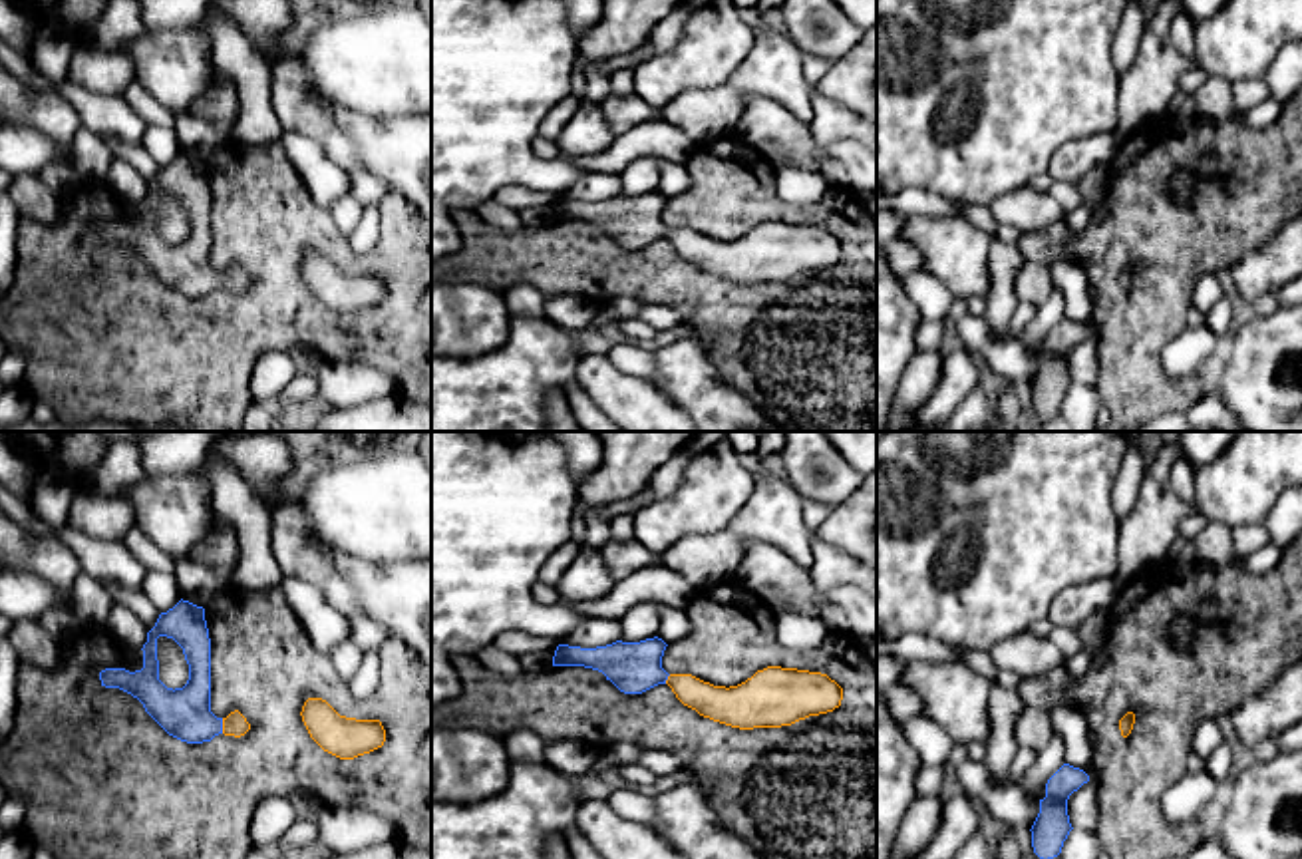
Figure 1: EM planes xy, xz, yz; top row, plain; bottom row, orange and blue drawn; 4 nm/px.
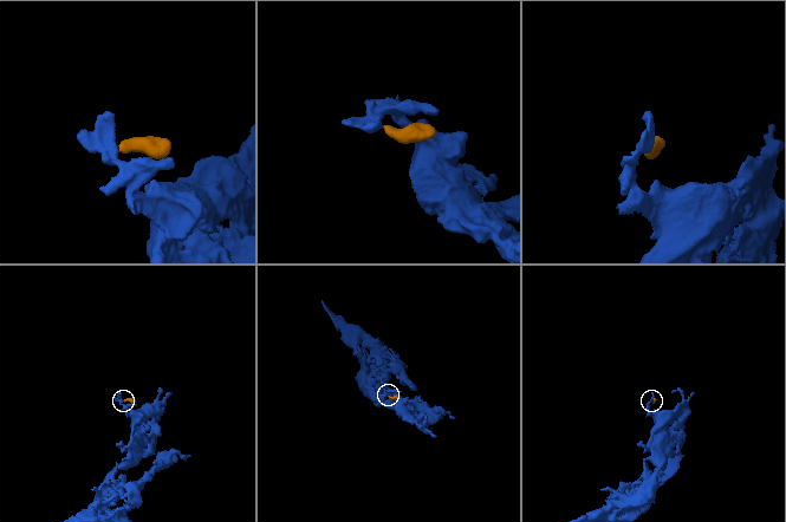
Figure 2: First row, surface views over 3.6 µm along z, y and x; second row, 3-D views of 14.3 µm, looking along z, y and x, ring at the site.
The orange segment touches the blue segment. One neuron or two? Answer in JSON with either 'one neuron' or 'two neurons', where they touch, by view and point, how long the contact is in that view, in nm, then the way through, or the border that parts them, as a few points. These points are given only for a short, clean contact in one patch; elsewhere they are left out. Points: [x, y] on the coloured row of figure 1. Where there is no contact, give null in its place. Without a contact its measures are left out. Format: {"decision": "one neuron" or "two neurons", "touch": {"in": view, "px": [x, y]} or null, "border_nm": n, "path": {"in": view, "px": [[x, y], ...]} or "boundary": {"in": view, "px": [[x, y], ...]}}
{"decision": "one neuron", "touch": {"in": "xy", "px": [223, 726]}, "border_nm": 60, "path": {"in": "xy", "px": [[235, 724], [223, 726], [197, 724], [185, 712]]}}

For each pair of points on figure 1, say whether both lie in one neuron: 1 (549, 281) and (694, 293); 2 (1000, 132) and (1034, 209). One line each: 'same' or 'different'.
1: same
2: different

